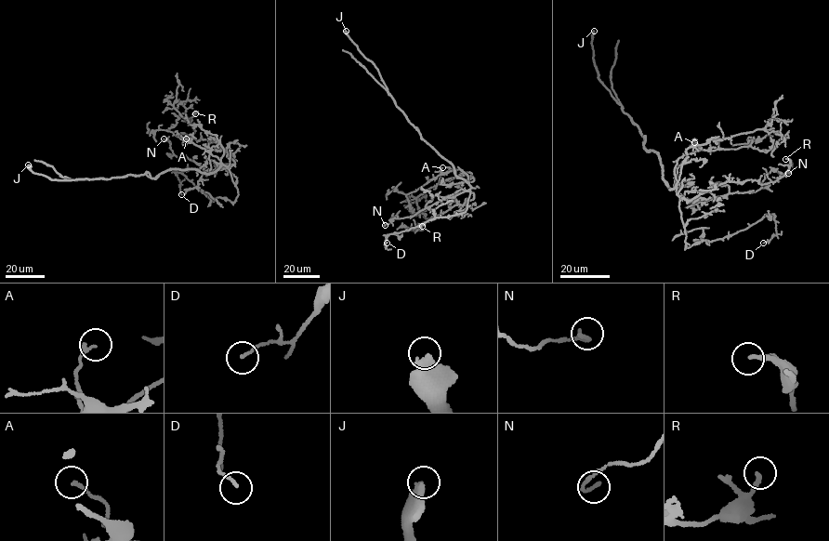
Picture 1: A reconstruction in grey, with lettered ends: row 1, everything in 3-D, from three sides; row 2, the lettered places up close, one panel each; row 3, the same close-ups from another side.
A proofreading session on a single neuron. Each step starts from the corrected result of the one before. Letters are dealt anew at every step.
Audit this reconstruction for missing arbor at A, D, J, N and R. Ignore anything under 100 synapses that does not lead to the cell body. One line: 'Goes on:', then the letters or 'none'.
Goes on: J

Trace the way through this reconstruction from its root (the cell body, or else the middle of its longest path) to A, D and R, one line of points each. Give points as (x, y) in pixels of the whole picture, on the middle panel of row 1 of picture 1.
A: (454, 172), (467, 181), (467, 175), (460, 169), (441, 173), (442, 167)
D: (454, 172), (470, 187), (465, 212), (434, 217), (409, 230), (390, 233), (387, 237), (385, 246), (387, 243)
R: (454, 172), (469, 185), (474, 198), (433, 216), (414, 230), (422, 226)

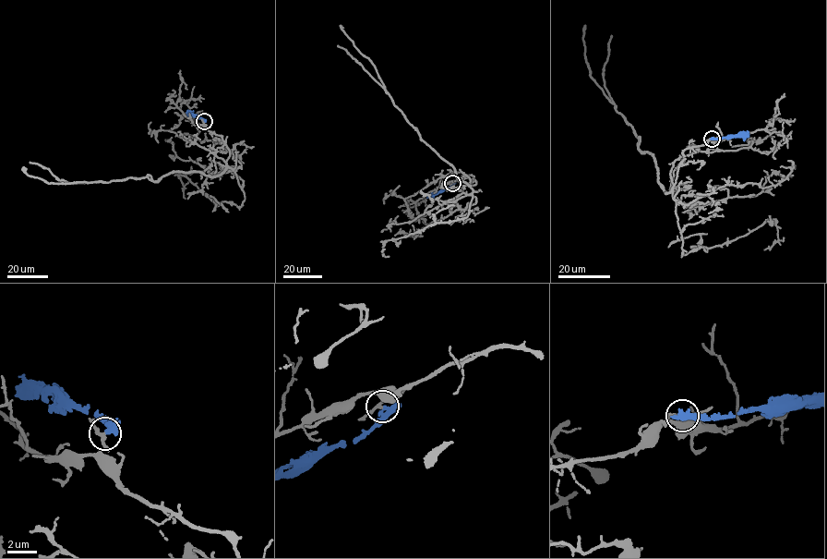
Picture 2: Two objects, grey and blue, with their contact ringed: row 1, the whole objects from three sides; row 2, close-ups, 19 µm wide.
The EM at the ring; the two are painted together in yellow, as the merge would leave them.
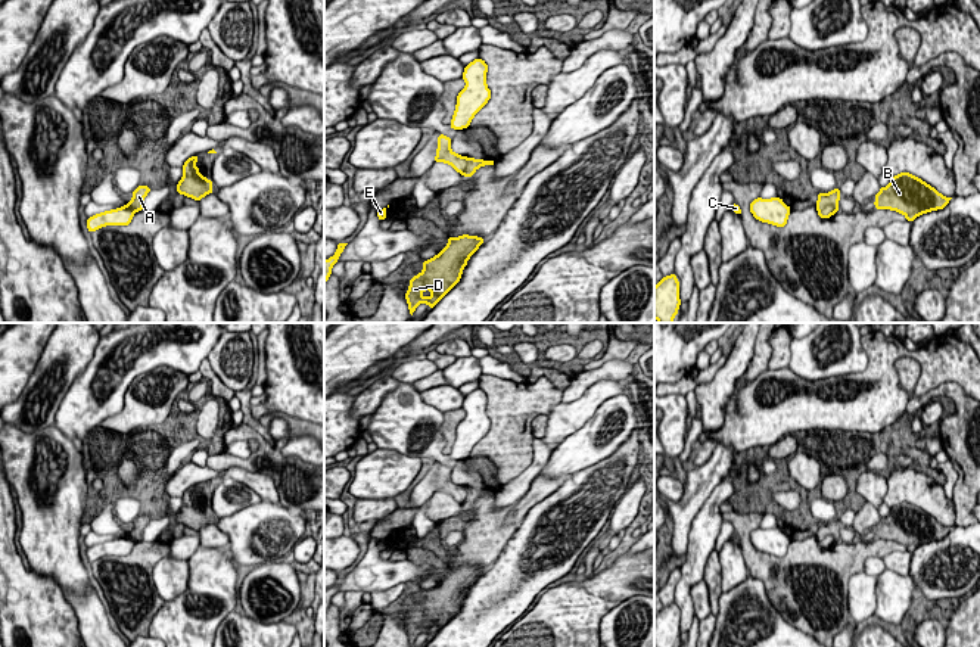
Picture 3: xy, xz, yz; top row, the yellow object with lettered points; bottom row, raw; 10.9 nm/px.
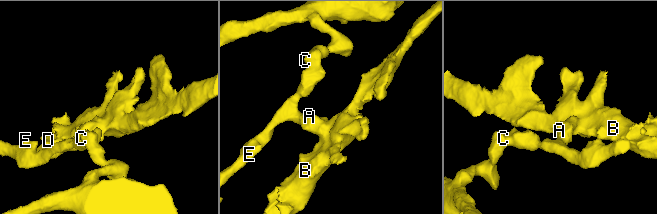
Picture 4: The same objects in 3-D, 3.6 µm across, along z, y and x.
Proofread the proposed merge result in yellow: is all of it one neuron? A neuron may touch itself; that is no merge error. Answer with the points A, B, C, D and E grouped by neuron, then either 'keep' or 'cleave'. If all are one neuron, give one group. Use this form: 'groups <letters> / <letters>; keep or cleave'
groups A B D / C E; cleave

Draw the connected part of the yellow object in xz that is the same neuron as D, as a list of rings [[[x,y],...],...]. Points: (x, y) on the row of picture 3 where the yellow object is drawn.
[[[469,234],[449,236],[448,245],[436,256],[421,262],[423,271],[413,276],[405,293],[411,315],[419,304],[427,304],[432,309],[460,281],[469,258],[483,240]]]

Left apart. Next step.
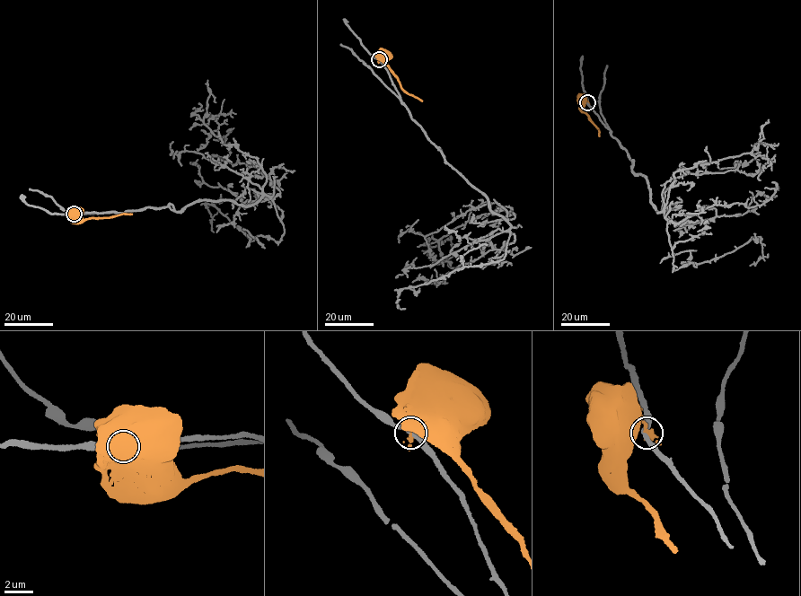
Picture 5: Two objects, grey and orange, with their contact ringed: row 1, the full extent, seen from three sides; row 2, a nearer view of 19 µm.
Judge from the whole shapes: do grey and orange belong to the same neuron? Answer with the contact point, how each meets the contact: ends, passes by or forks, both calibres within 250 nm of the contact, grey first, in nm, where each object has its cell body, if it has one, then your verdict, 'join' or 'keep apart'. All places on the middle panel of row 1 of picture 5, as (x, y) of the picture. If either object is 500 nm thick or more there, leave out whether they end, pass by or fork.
(379, 59) | grey passes by | orange passes by | 320/240 nm | grey none | orange (384, 55) | keep apart

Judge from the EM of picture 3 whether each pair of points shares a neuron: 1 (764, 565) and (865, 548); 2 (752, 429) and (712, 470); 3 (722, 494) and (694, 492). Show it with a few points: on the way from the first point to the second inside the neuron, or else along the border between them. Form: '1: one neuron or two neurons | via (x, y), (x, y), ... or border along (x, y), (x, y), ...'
1: one neuron | via (789, 563), (840, 560)
2: two neurons | border along (718, 442), (736, 453)
3: two neurons | border along (727, 473), (691, 523)

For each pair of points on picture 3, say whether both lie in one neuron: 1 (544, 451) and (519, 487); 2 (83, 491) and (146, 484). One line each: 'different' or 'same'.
1: same
2: different

